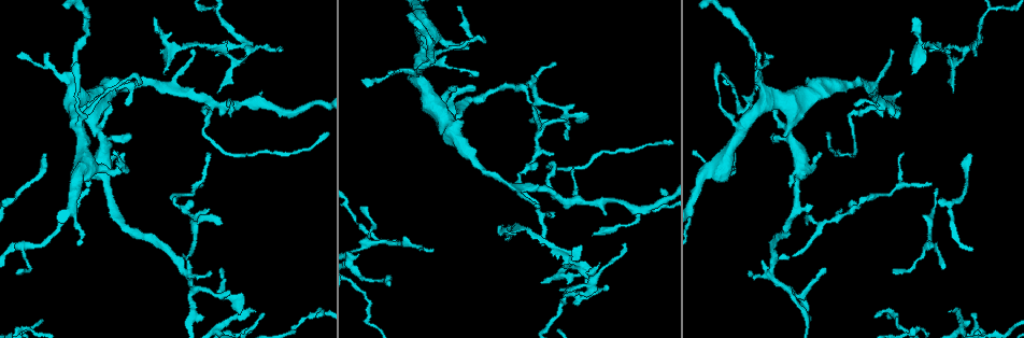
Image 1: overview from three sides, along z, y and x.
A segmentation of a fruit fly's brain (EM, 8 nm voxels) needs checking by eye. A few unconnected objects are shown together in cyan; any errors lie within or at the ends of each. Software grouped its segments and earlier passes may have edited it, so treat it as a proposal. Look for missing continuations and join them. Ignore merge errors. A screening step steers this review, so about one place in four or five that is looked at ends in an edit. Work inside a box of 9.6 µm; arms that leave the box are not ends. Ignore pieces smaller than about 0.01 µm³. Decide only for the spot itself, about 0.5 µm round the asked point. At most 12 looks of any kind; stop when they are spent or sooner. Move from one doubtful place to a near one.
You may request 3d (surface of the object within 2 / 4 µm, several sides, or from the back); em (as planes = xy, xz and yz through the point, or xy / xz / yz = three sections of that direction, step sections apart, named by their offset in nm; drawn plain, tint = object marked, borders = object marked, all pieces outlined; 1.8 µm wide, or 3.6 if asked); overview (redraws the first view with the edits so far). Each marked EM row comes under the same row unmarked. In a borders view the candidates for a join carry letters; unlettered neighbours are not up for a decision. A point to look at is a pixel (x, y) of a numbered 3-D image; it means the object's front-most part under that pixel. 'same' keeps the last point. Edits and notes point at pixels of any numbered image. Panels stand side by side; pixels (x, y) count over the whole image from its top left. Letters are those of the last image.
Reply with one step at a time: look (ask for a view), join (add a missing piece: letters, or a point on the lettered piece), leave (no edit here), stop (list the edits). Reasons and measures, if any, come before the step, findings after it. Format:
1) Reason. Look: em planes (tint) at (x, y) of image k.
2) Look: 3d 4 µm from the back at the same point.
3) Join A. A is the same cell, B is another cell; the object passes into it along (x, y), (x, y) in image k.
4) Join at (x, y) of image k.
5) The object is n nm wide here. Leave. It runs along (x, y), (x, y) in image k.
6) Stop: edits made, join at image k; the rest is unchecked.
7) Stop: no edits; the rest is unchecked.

An open end. Look: 3d 2 µm at (508, 240) of image 1.

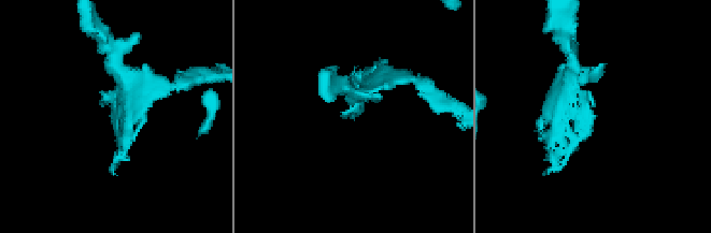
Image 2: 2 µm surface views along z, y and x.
Need the tissue. Look: em xz step 8 (tint) at (114, 132) of image 2.

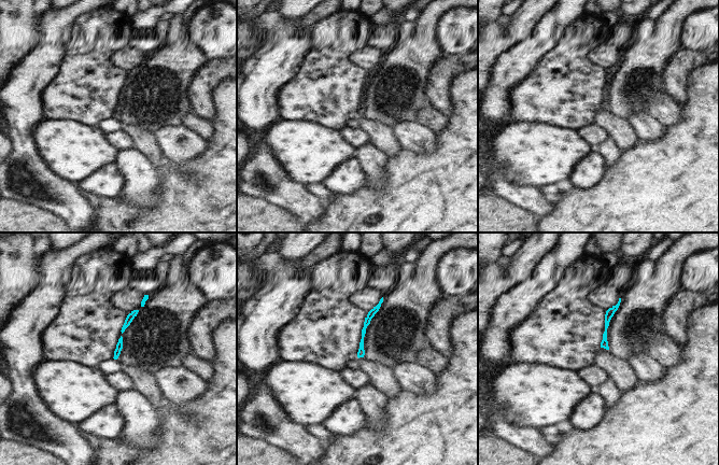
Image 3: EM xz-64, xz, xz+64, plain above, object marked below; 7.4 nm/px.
Another direction. Look: em xy step 16 (borders) at the same point.

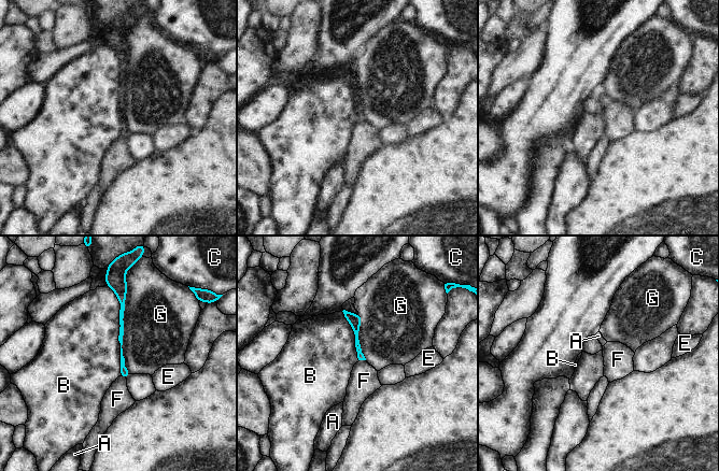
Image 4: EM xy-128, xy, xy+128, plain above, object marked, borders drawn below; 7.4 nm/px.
The longest contact is with B, 700 nm. Leave. A, B, C, E, F and G are other cells; a border runs along (107, 285), (120, 303), (120, 375) in image 4; no lettered piece goes on from it.

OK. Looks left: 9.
Branch stops here. Look: em yz step 4 (tint) at (131, 135) of image 1.

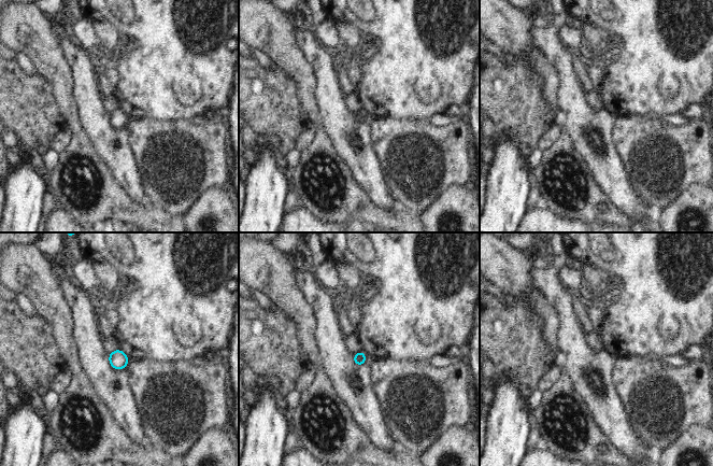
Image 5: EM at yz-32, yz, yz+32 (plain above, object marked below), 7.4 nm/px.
Another direction. Look: em planes (borders) at the same point.

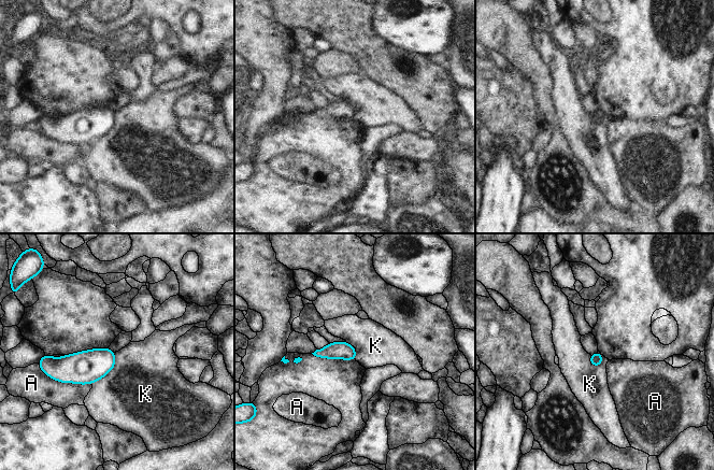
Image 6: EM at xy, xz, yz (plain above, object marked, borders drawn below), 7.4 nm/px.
Leave. A and K are other cells; a border runs along (115, 353), (115, 365), (90, 383) in image 6; no lettered piece goes on from it.

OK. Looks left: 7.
Look: 3d 2 µm at (593, 286) of image 1.

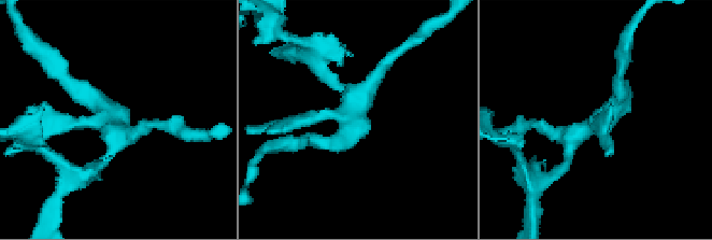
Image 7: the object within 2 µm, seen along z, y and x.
Look: em planes (tint) at (109, 119) of image 7.

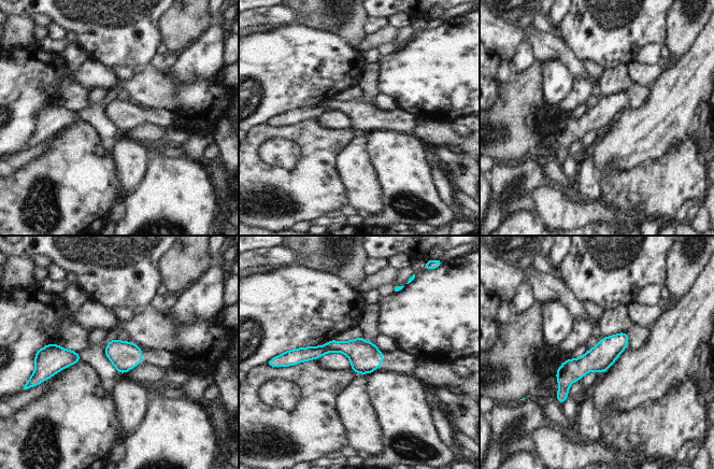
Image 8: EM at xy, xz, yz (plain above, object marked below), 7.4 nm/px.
Look: em planes (borders) at the same point.

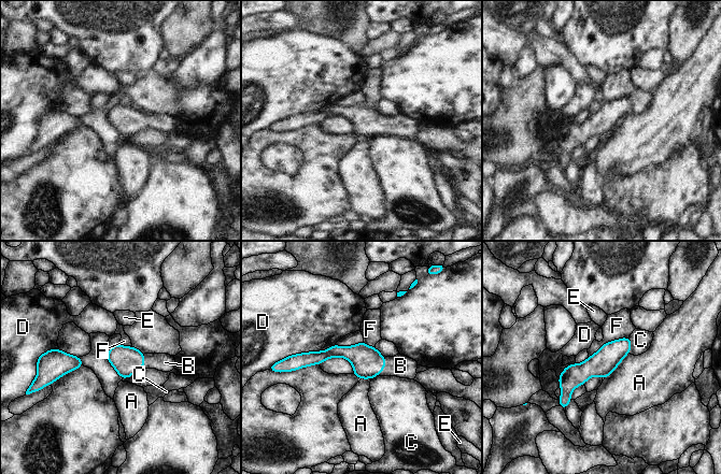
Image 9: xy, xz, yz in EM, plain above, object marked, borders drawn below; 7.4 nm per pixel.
Join B. B is the same cell, A, C, D, E and F are other cells; it goes on there.

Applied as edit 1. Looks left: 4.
Redraw. Look: overview.

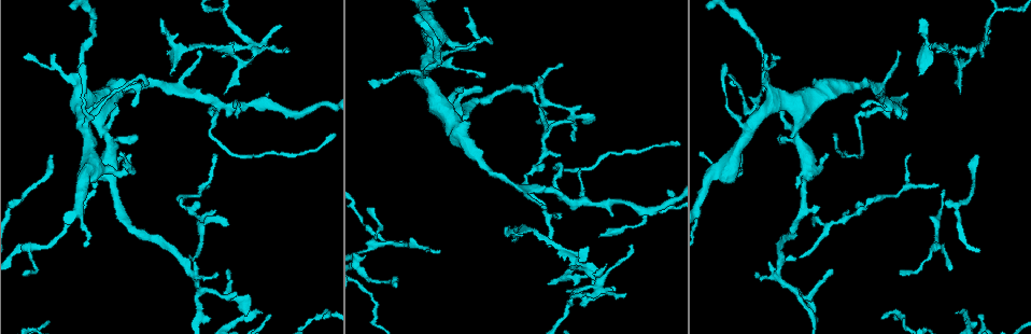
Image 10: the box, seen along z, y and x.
Branch stops here. Look: 3d 2 µm at (396, 286) of image 10.

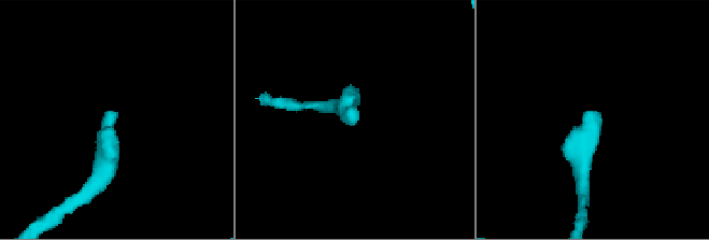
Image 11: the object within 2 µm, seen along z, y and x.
Look: em xz step 16 (tint) at (593, 112) of image 11.

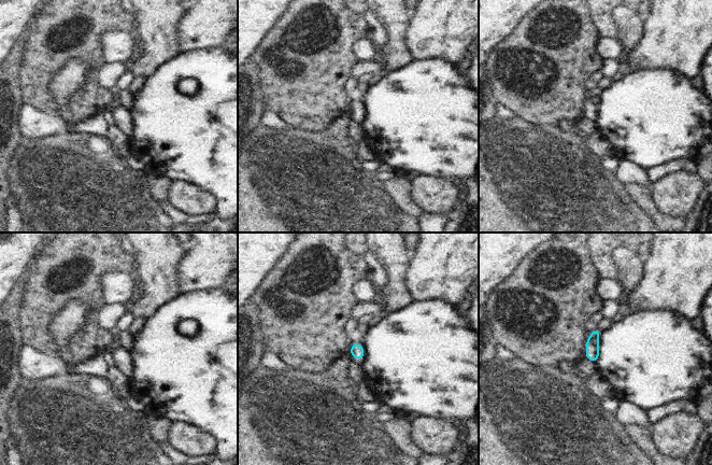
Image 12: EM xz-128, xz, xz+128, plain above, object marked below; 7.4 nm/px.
Another direction. Look: em yz step 8 (borders) at the same point.

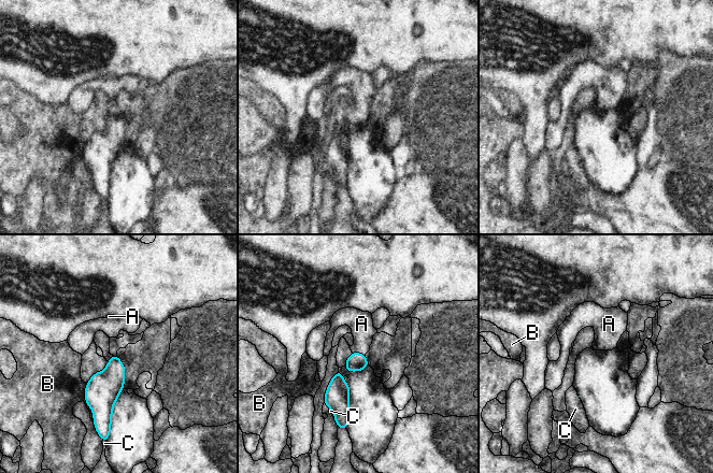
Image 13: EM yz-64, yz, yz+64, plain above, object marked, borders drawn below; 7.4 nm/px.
The object is 140 nm wide here. Join A. A is the same cell, B and C are other cells; the object passes into it along (356, 361), (358, 353), (361, 324) in image 13; it goes on there.

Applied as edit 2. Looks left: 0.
Stop: edits made, join at image 9, join at image 13; the rest is unchecked.

